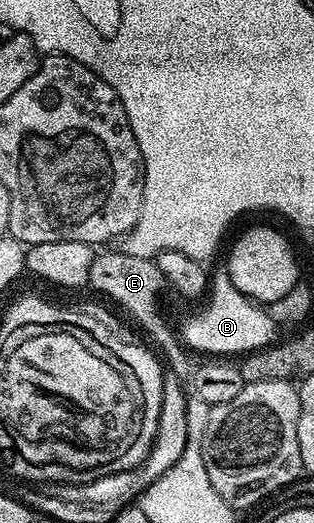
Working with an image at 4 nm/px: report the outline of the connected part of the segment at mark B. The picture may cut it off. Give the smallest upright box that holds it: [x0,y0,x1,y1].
[181,269,276,356]

